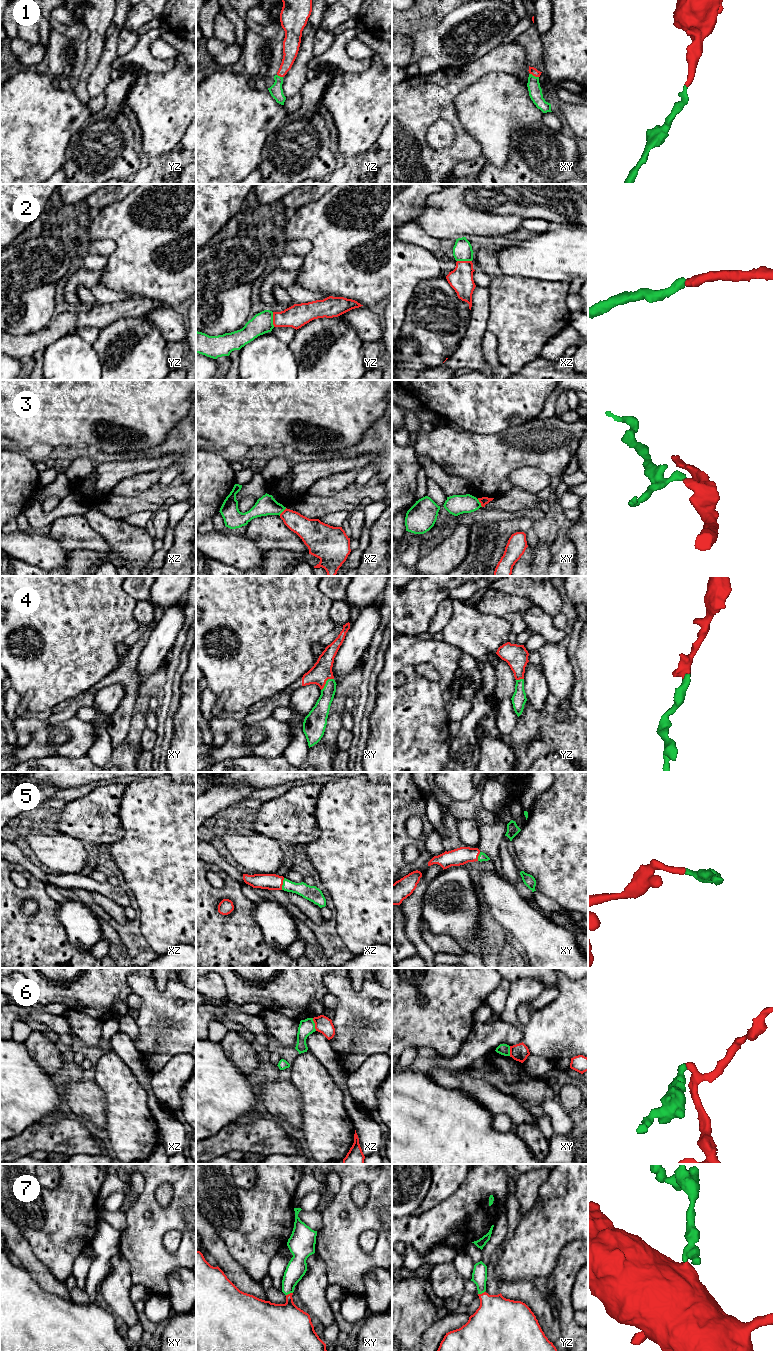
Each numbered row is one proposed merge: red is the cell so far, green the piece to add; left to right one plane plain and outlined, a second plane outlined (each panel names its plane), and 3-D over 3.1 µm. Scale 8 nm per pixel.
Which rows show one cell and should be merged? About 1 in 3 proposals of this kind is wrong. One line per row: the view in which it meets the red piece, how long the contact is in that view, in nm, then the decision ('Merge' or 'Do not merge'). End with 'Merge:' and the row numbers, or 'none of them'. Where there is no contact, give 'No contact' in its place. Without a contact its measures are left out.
1: Touches red in xy. Shared border 80 nm. Merge
2: Touches red in yz. Shared border 120 nm. Merge
3: Touches red in xz. Shared border 90 nm. Do not merge
4: Touches red in xy. Shared border 140 nm. Merge
5: Touches red in xz. Shared border 100 nm. Merge
6: Touches red in xz. Shared border 110 nm. Do not merge
7: Touches red in xy. Shared border 60 nm. Merge
Merge: 1, 2, 4, 5, 7

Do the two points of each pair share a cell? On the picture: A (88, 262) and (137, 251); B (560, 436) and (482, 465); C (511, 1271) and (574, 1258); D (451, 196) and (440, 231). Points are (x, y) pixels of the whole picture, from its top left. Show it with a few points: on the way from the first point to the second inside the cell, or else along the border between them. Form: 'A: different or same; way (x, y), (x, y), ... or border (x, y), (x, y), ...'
A: different; border (108, 257), (107, 264), (103, 268)
B: same; way (541, 443), (521, 445), (501, 453)
C: different; border (569, 1242), (560, 1251), (555, 1268), (546, 1279)
D: same; way (451, 205), (451, 211), (441, 222)

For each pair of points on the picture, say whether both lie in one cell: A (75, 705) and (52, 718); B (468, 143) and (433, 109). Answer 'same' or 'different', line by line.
A: same
B: same

